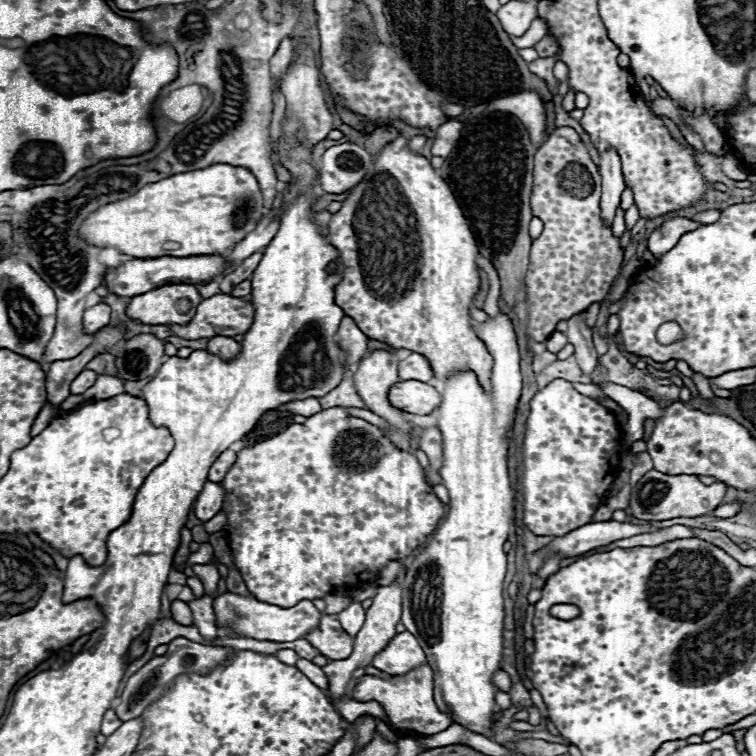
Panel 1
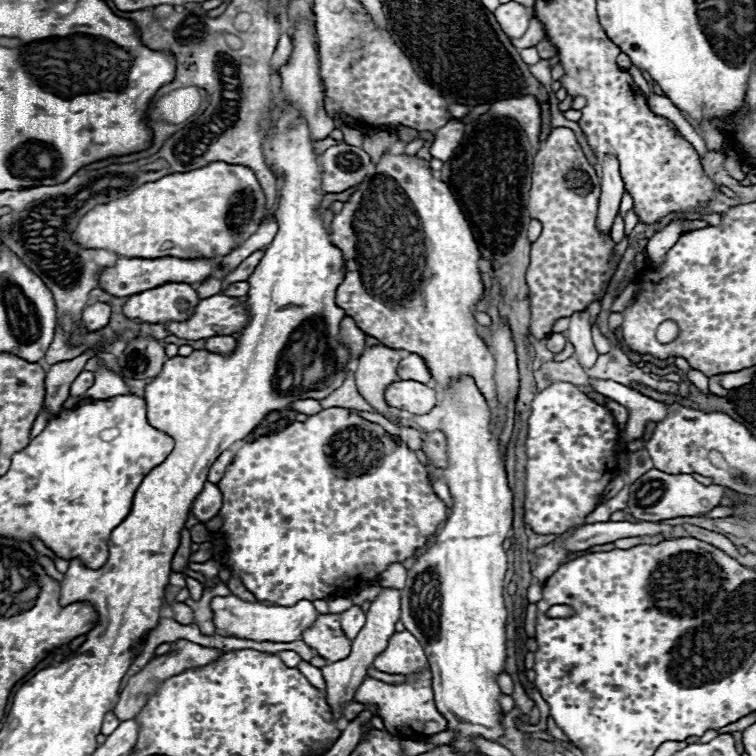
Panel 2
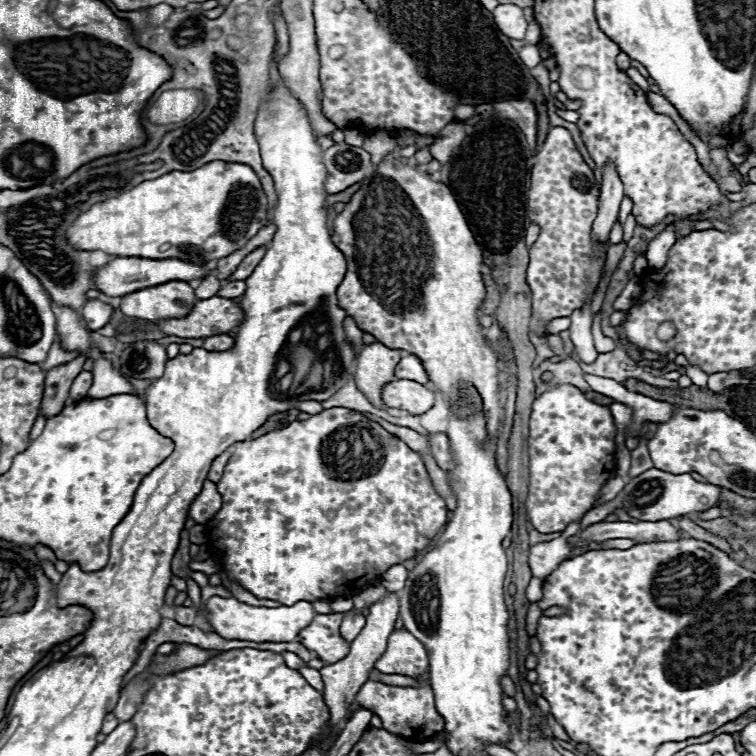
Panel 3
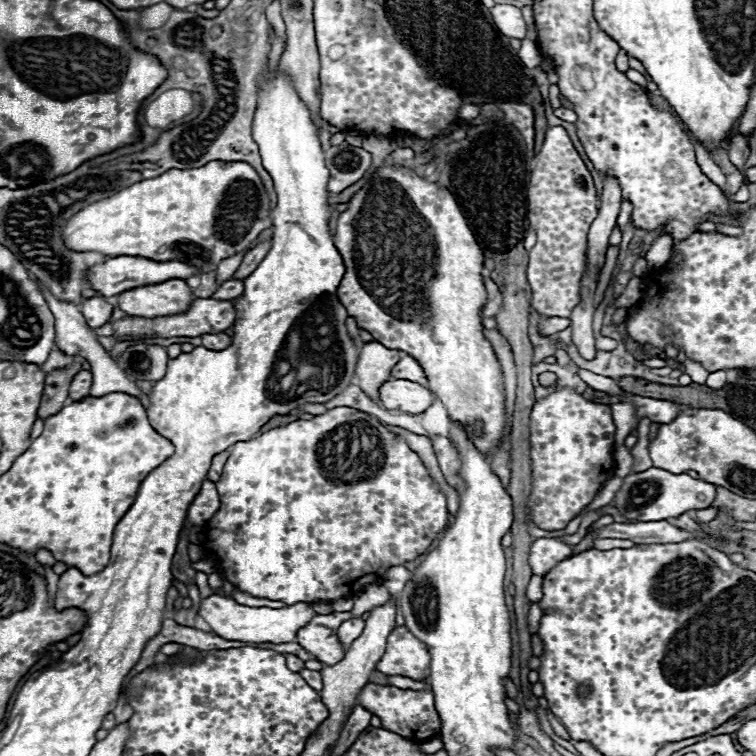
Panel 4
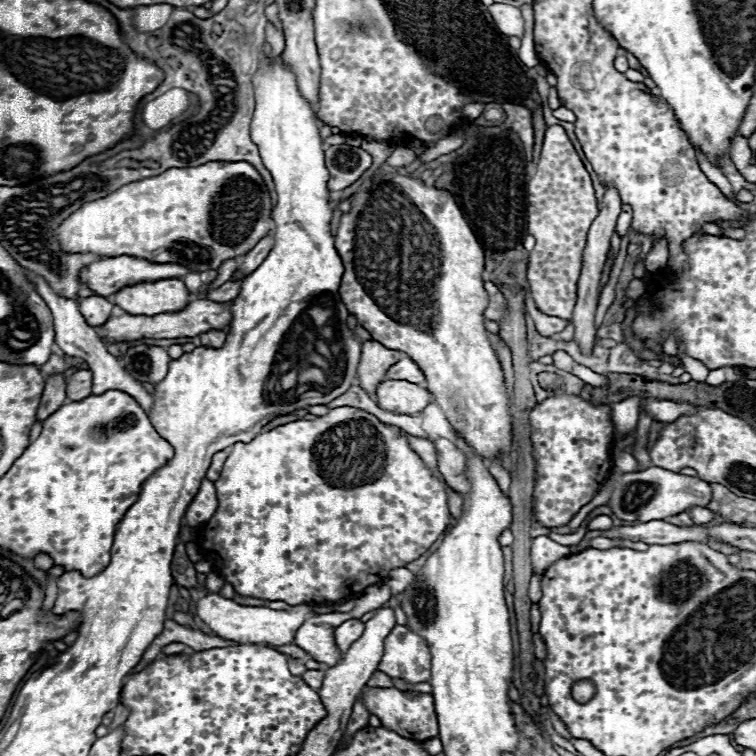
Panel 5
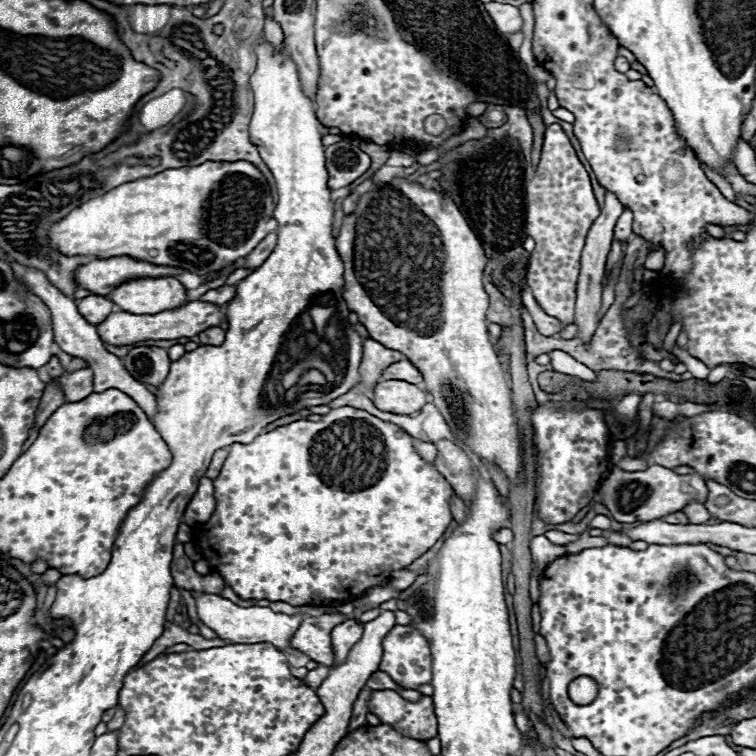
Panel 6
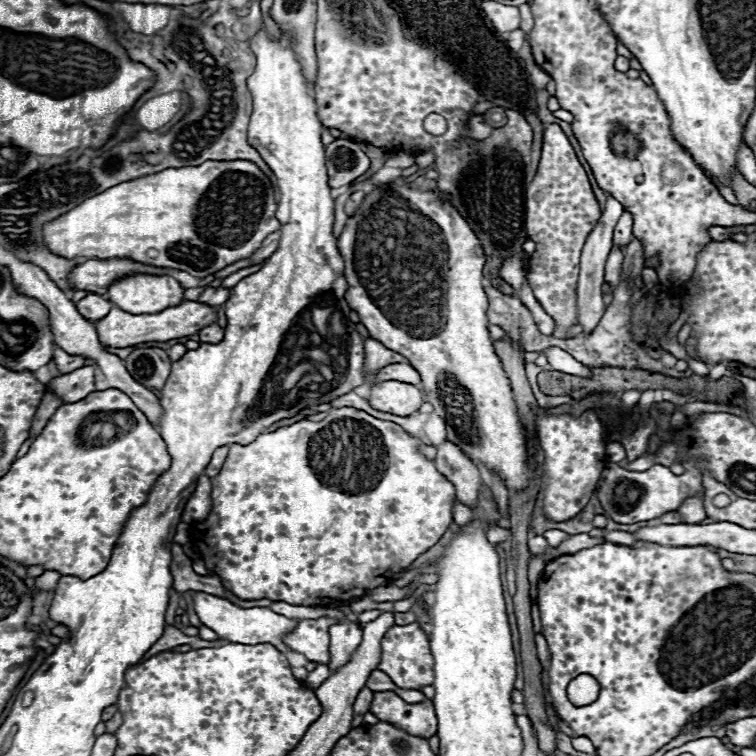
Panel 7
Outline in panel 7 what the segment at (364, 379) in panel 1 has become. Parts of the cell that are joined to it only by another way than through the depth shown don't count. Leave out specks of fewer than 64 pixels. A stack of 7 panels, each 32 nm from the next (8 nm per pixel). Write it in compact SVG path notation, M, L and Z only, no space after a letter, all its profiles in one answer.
M368 338L364 342L364 350L366 350L366 360L364 360L364 370L374 376L382 366L388 366L388 364L398 364L398 362L404 362L406 358L384 348L378 340L374 338Z

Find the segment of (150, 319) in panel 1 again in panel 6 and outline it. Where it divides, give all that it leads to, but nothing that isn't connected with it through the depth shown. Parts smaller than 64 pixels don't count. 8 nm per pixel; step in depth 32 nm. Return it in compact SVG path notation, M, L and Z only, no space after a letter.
M172 276L134 278L116 286L110 292L110 300L124 312L164 312L164 308L176 308L176 304L184 304L186 288Z

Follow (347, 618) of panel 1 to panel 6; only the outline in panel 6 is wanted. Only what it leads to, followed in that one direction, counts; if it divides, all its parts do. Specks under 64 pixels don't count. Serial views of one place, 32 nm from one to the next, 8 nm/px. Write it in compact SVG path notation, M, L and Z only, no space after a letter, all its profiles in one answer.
M346 620L332 628L332 650L334 650L334 666L344 664L348 652L362 636L362 624L358 620Z

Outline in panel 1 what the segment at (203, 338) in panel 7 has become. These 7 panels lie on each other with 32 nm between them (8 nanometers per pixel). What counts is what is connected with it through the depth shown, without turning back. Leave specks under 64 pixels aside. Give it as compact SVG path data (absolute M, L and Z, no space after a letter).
M214 336L214 338L208 340L208 352L216 354L224 360L230 360L240 352L240 344L234 338L228 338L228 336Z

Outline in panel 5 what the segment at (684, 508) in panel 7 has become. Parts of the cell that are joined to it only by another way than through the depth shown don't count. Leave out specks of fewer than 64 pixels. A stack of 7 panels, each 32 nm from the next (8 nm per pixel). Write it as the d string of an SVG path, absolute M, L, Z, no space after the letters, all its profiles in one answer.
M702 506L688 508L688 514L690 514L690 518L692 518L694 524L706 524L706 522L710 522L714 518L714 514L708 508L702 508Z

